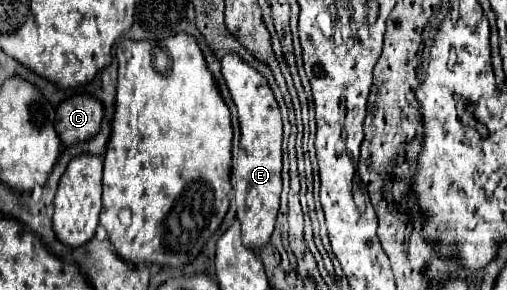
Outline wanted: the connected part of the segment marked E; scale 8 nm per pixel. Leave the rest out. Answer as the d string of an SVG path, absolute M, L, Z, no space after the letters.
M235 52L225 54L221 58L221 72L233 96L233 102L239 110L239 124L241 124L241 160L237 164L235 182L233 182L237 218L241 220L243 244L251 250L259 250L261 246L265 246L265 242L269 242L269 236L275 228L275 218L279 212L279 196L283 188L281 114L267 80L253 66L241 60L241 56L237 56Z

